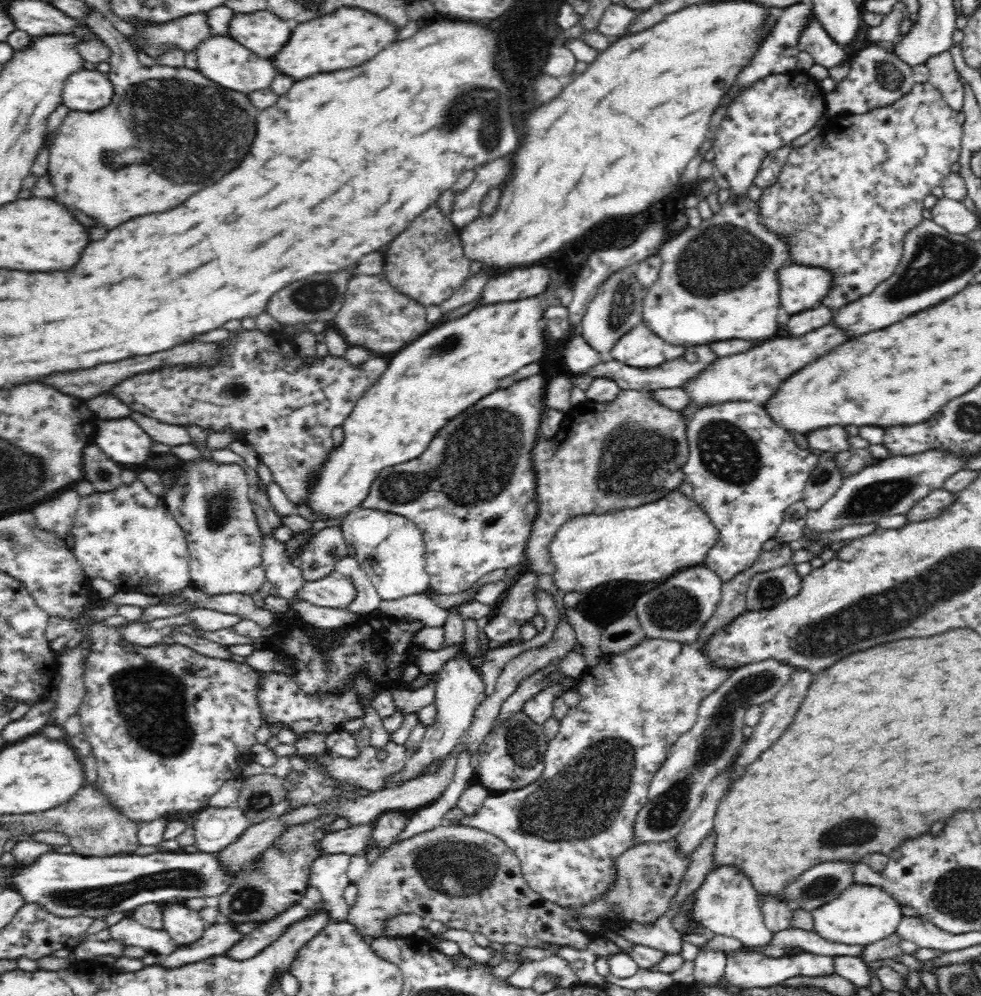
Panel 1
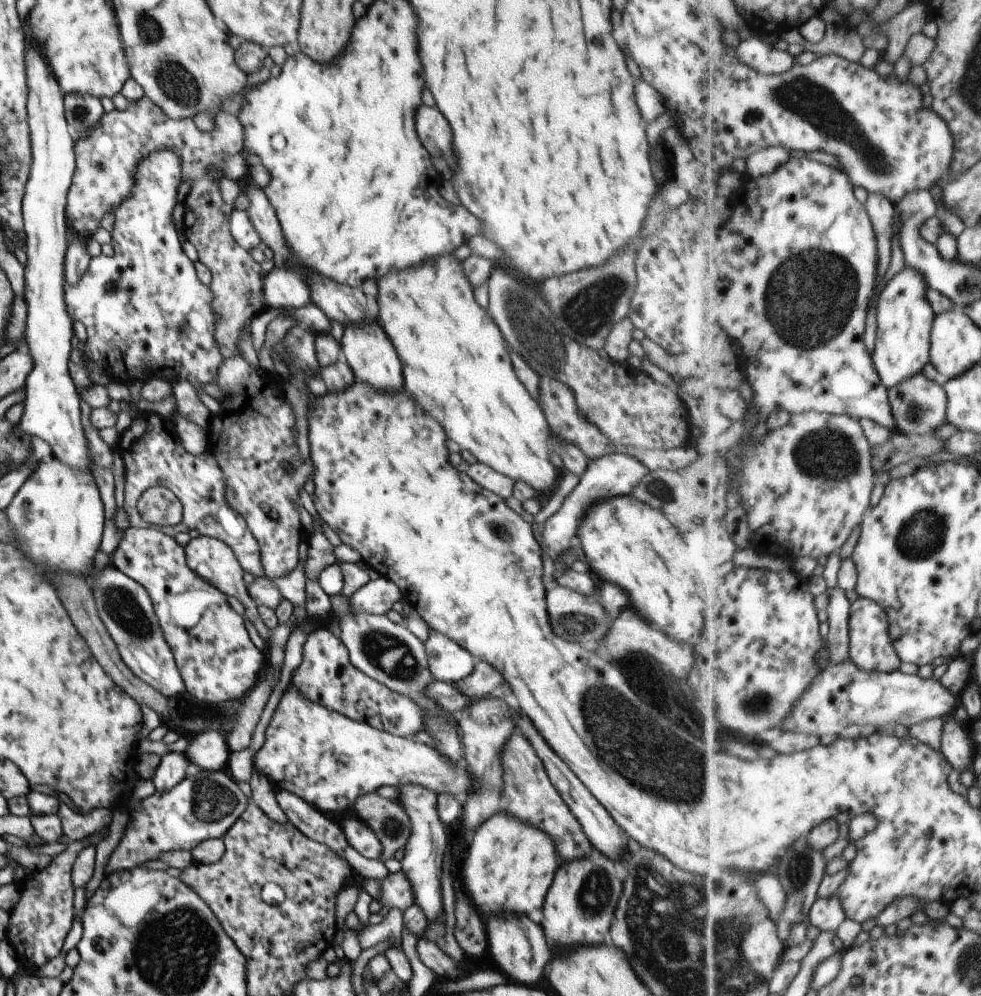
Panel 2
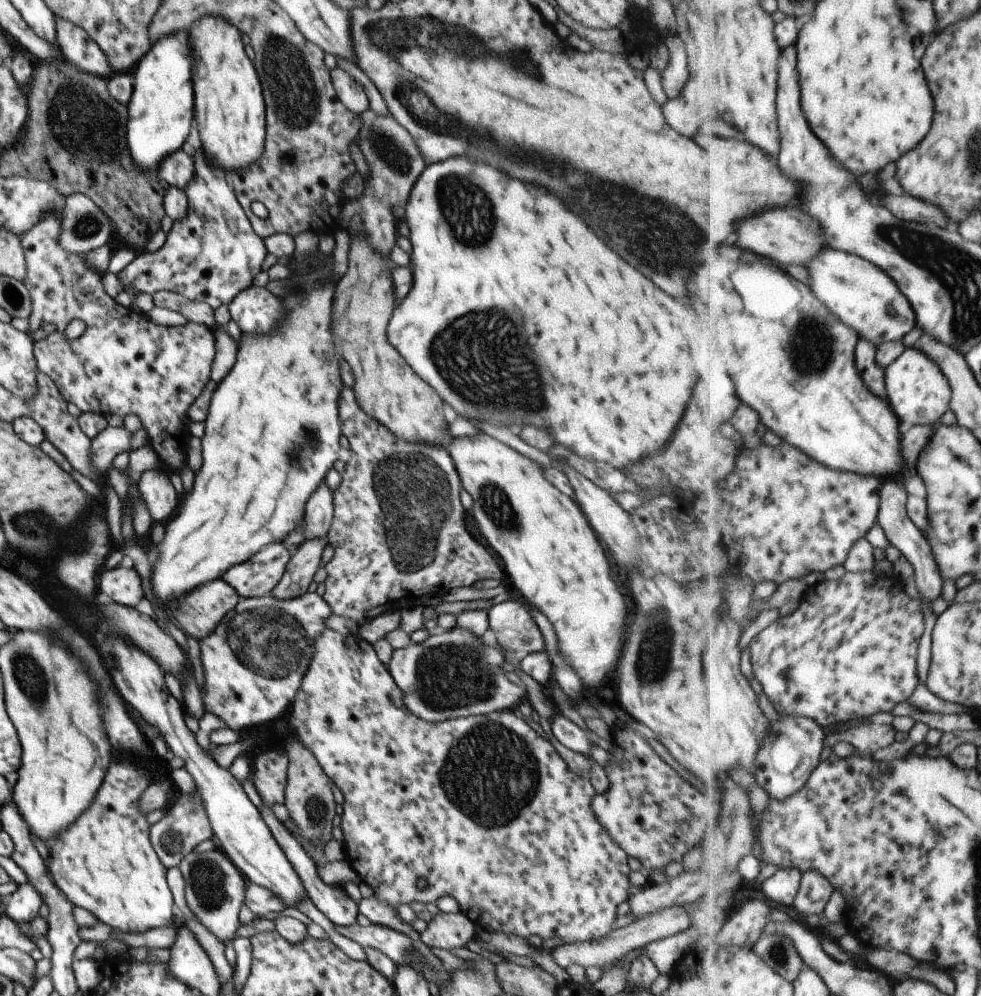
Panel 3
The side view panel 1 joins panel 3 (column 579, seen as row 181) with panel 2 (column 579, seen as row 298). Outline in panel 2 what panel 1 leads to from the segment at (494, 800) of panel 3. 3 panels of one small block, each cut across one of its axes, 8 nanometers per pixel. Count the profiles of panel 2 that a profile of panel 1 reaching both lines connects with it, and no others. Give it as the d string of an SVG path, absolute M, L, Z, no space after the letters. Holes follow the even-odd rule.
M512 733L503 754L504 772L506 772L504 782L508 782L506 798L510 802L508 806L503 807L504 812L546 832L554 841L560 863L573 861L580 857L589 857L594 848L592 848L587 834L569 806L562 800L552 782L548 780L548 774L527 736L524 733Z

